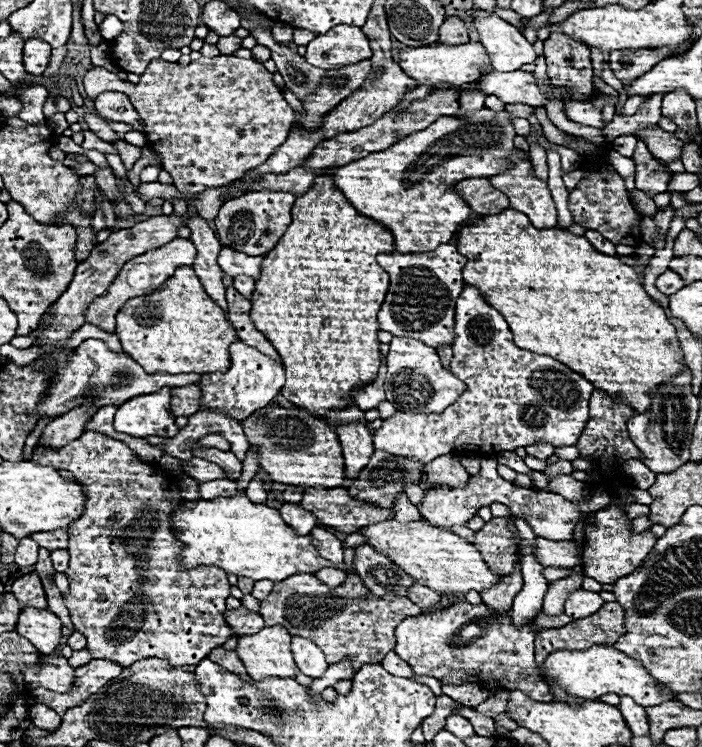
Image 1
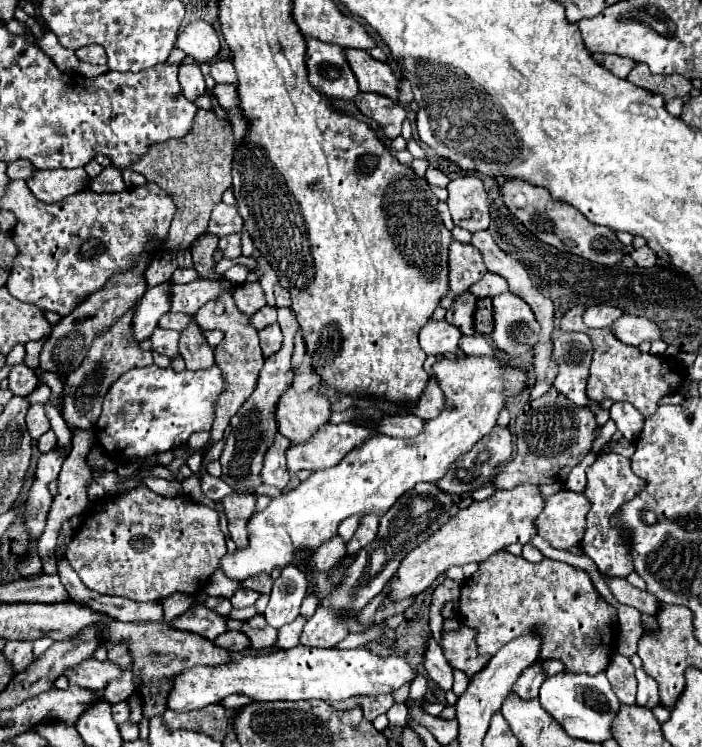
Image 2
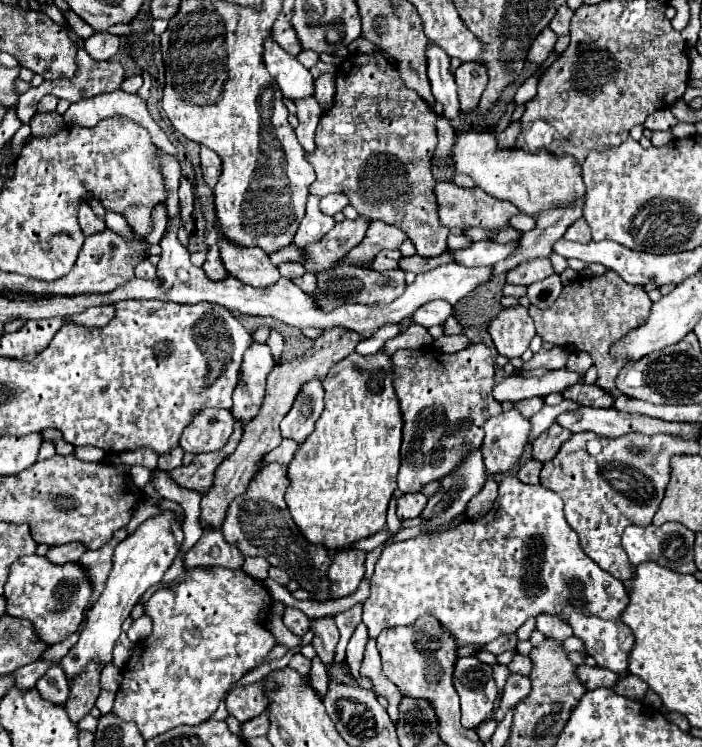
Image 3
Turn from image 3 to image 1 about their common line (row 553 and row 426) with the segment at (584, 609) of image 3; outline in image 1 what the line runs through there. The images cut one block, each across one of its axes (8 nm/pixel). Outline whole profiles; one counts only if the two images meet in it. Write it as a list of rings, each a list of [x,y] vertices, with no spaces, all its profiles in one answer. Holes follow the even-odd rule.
[[[464,286],[458,298],[452,350],[452,374],[466,382],[466,392],[438,416],[396,412],[376,430],[376,450],[432,462],[438,456],[454,452],[498,454],[532,444],[576,446],[586,426],[586,404],[594,386],[550,356],[520,350],[512,342],[512,332],[504,316],[490,308],[474,286]]]

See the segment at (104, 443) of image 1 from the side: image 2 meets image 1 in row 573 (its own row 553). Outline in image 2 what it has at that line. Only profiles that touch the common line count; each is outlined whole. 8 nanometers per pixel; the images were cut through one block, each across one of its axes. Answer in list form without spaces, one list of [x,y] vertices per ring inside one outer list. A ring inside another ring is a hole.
[[[136,486],[116,498],[104,500],[102,508],[88,514],[66,548],[66,558],[86,588],[98,594],[124,596],[130,600],[164,600],[174,592],[200,594],[206,580],[218,570],[220,558],[226,554],[226,540],[220,530],[220,516],[214,508],[202,506],[188,496],[166,498],[150,488]]]

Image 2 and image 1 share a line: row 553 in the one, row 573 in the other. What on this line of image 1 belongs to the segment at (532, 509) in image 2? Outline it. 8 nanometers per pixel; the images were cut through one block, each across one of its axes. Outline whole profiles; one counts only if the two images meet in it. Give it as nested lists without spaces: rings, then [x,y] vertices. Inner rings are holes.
[[[386,520],[386,524],[370,524],[370,528],[362,528],[360,534],[368,538],[368,544],[372,548],[378,548],[378,552],[390,556],[394,564],[406,568],[406,572],[414,576],[416,584],[426,584],[436,592],[442,594],[468,594],[470,590],[482,592],[500,582],[500,576],[494,574],[484,564],[474,544],[466,542],[464,538],[456,536],[450,530],[432,526],[428,522],[400,524],[396,520]]]

